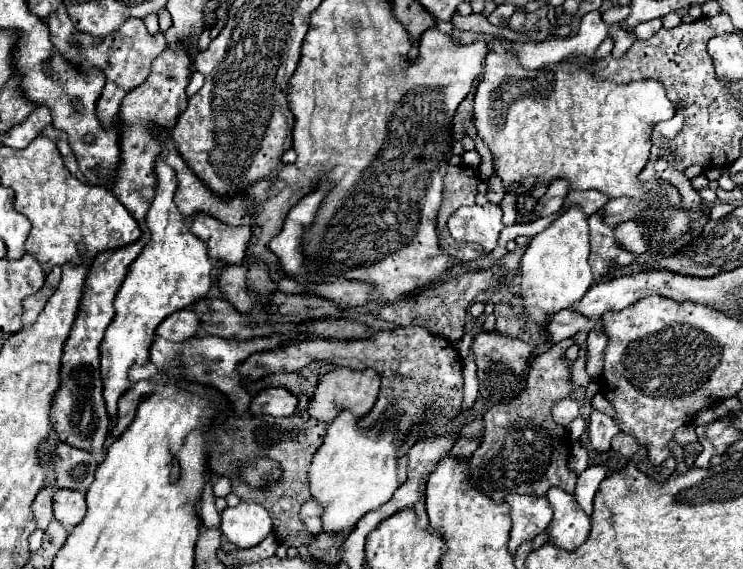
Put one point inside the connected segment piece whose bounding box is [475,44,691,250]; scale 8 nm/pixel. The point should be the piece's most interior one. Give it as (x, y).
(557, 122)

